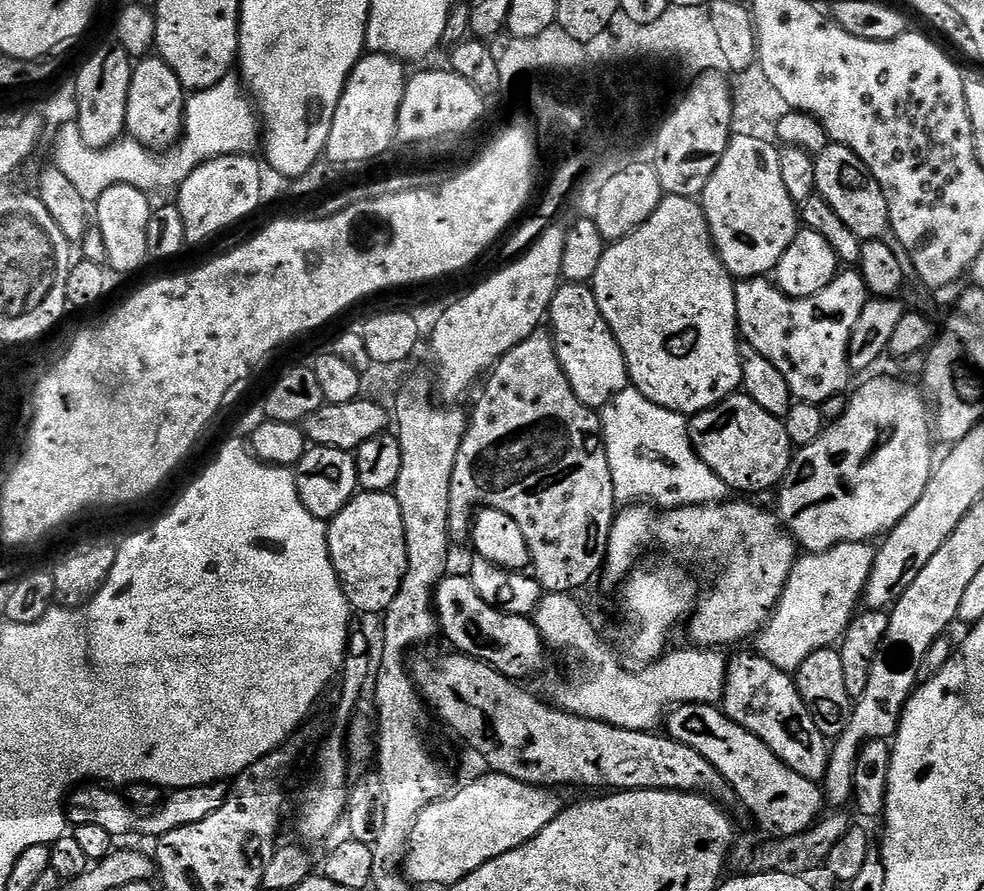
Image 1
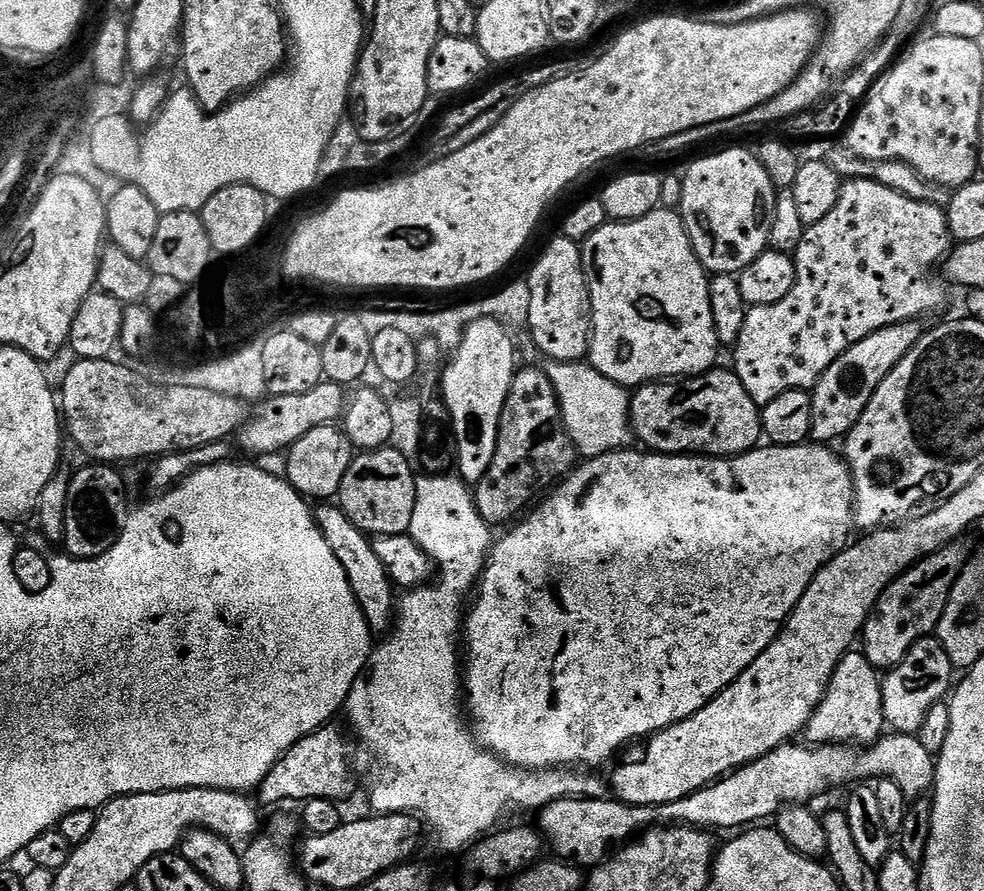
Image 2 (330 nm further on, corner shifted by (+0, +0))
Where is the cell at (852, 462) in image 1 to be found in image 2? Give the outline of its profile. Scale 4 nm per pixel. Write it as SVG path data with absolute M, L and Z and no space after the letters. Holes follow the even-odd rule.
M805 442L803 444L795 444L789 448L779 446L764 447L757 446L751 452L743 452L740 456L731 458L717 458L703 454L657 454L651 450L640 450L644 452L621 450L619 452L607 452L604 456L593 456L585 459L559 485L559 488L561 487L560 492L553 491L547 497L549 500L545 502L544 508L533 507L527 513L527 515L529 514L528 520L522 521L513 532L506 533L501 540L499 537L493 543L492 551L488 554L483 573L478 581L478 591L475 593L475 596L477 595L476 605L470 608L466 616L466 712L470 720L472 716L473 721L471 720L471 723L474 725L475 735L481 745L488 747L504 763L511 764L513 768L543 770L546 768L579 766L584 770L596 770L592 768L606 763L616 751L619 753L625 746L631 745L633 742L643 741L647 737L655 736L657 732L661 732L664 728L674 726L678 722L698 714L698 710L702 710L715 696L722 694L722 690L730 687L772 645L782 625L791 616L792 611L796 609L802 594L806 594L806 590L812 585L814 578L838 553L843 552L853 539L852 532L854 533L854 525L856 523L854 511L856 487L852 481L852 469L849 468L847 460L844 459L839 451L831 452L828 449L831 447L825 446L823 443Z

